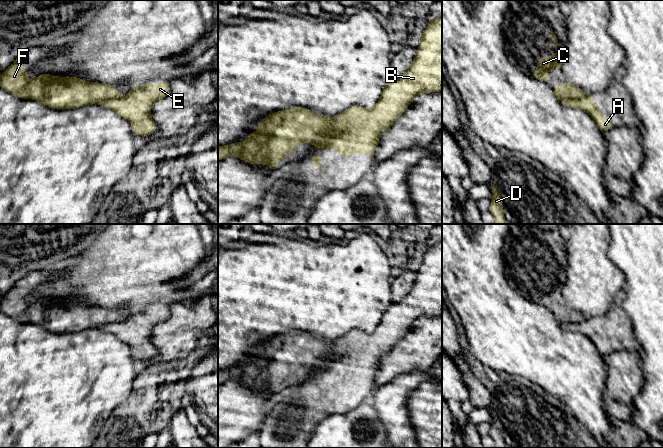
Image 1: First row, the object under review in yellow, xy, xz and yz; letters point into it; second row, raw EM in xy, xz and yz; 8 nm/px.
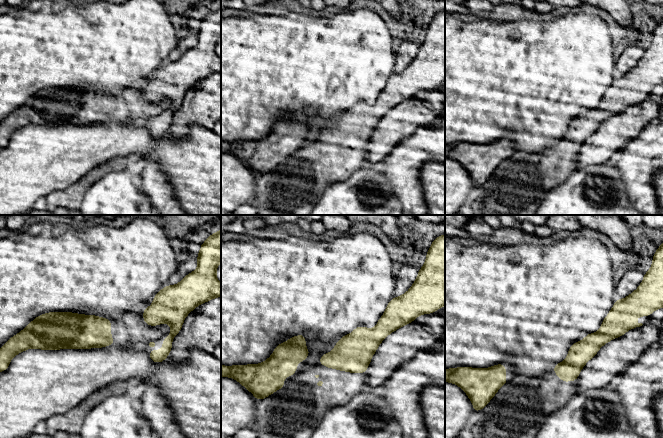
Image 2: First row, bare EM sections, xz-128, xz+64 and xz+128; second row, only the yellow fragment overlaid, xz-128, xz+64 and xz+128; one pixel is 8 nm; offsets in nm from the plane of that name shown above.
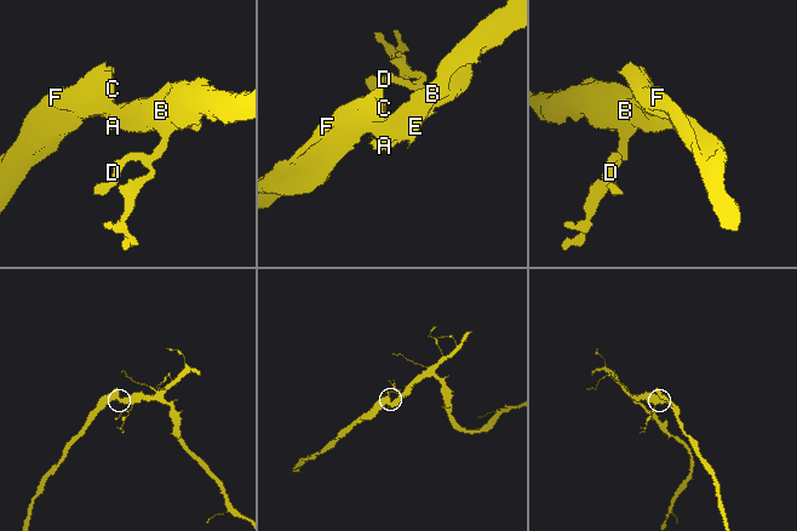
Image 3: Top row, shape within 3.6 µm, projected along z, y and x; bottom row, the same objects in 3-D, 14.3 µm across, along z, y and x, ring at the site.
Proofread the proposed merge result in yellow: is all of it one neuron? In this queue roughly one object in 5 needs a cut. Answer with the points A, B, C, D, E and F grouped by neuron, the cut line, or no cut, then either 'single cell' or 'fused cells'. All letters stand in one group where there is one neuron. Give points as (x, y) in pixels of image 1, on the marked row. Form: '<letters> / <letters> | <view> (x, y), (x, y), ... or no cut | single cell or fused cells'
A B D E / C F | xz (334, 118), (332, 135), (316, 143) | fused cells

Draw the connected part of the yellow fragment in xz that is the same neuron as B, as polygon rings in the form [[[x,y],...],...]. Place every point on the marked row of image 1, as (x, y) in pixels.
[[[442,17],[433,19],[423,32],[416,56],[402,76],[391,78],[372,109],[354,105],[334,117],[333,136],[316,143],[314,148],[327,148],[342,156],[369,154],[373,157],[382,132],[389,129],[420,93],[442,91]]]

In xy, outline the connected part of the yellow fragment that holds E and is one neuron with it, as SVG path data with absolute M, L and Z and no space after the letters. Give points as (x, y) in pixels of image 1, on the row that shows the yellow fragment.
M169 81L158 85L147 83L138 88L131 88L124 97L108 99L99 104L113 109L119 116L131 122L134 135L149 136L157 129L150 116L152 105L166 97L169 92Z

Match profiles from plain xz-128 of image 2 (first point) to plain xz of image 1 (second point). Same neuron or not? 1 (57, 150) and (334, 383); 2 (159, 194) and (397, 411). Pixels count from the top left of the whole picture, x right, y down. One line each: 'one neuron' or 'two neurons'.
1: two neurons
2: one neuron

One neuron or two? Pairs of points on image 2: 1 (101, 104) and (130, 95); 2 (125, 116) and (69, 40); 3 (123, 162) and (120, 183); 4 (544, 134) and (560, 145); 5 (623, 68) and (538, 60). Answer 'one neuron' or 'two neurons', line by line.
1: one neuron
2: two neurons
3: two neurons
4: two neurons
5: two neurons

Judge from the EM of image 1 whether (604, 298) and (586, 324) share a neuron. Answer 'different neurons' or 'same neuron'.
different neurons

